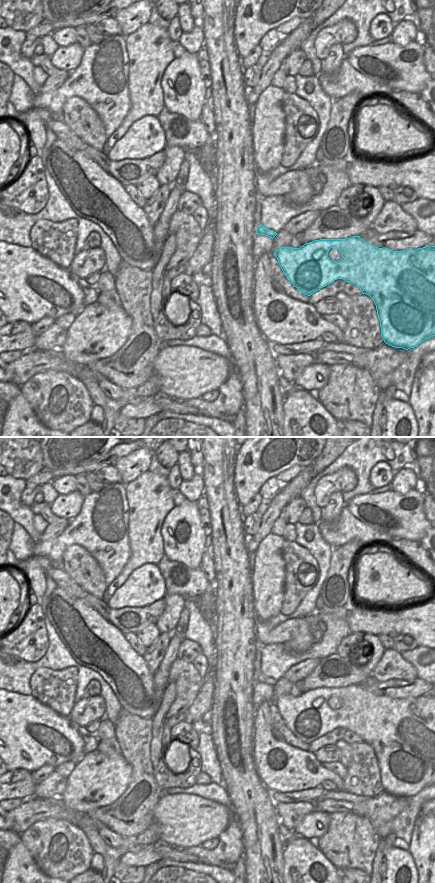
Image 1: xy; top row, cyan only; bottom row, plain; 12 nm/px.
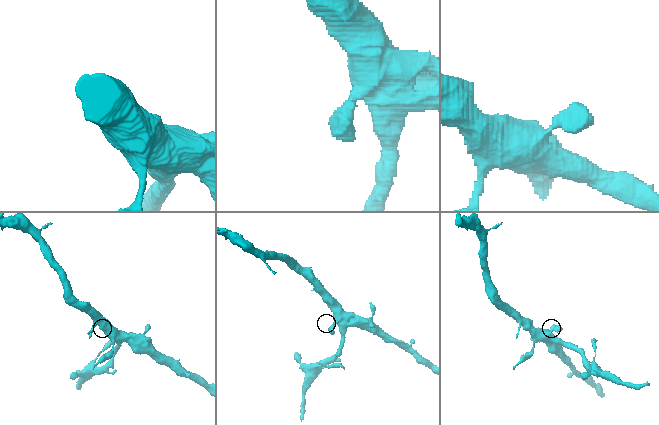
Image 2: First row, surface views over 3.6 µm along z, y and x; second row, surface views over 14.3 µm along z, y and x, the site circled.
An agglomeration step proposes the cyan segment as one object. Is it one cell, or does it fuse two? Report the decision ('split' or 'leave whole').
leave whole

